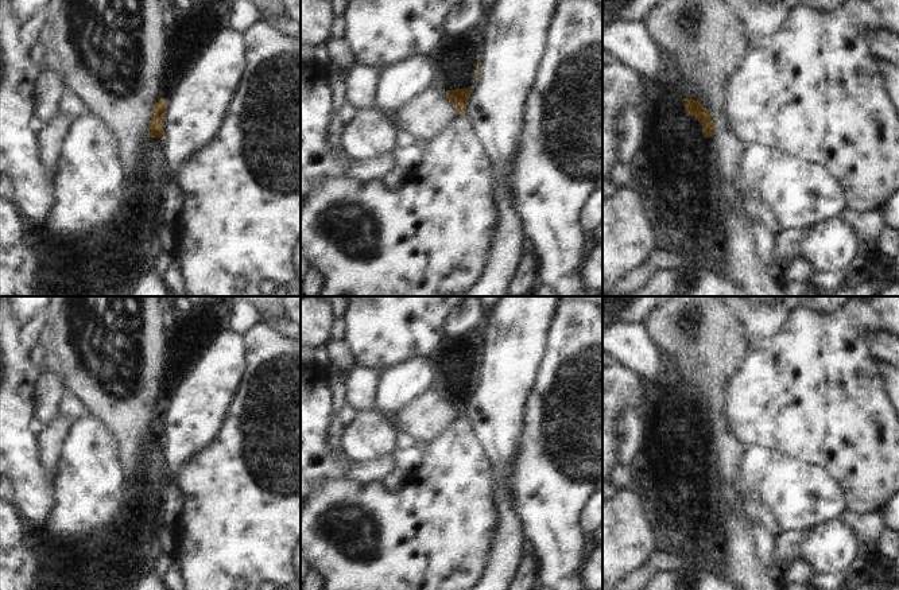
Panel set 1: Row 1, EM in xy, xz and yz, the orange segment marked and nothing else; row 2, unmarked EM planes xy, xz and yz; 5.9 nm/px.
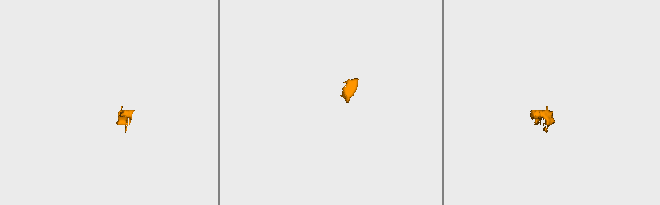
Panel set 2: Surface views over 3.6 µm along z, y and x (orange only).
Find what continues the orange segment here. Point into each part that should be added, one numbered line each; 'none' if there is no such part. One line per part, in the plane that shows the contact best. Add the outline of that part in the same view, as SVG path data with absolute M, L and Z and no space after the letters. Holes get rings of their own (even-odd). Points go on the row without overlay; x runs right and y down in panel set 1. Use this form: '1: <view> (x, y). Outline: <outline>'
1: yz (706, 340). Outline: M675 296L664 306L658 306L646 322L648 335L656 348L670 353L685 368L685 376L698 388L701 405L714 423L717 490L717 531L718 548L729 563L716 568L733 581L741 590L784 590L780 579L768 575L756 559L752 523L745 517L744 501L733 484L737 480L739 463L745 446L732 431L724 412L725 389L732 374L745 356L749 338L737 318L725 307L722 296Z

